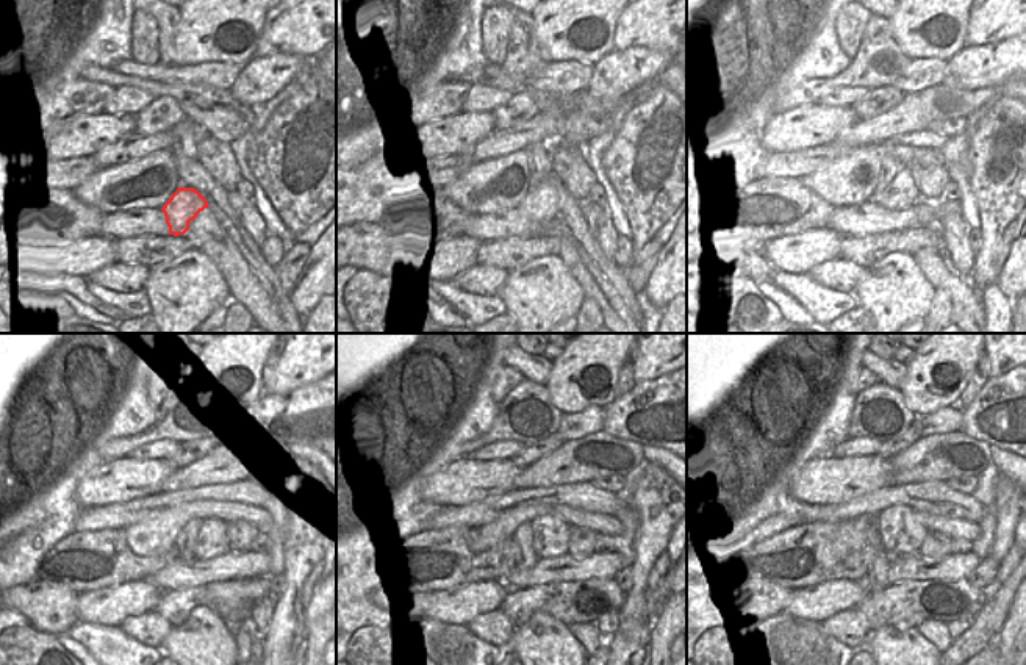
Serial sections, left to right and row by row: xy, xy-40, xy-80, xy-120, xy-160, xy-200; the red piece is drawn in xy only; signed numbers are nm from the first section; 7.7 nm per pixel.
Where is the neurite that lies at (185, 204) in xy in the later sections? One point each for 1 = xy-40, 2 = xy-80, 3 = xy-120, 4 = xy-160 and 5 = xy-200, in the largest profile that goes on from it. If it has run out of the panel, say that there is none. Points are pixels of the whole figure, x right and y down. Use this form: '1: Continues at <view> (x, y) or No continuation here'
1: Continues at xy-40 (541, 202)
2: Continues at xy-80 (896, 190)
3: Continues at xy-120 (207, 539)
4: Continues at xy-160 (551, 537)
5: Continues at xy-200 (901, 534).

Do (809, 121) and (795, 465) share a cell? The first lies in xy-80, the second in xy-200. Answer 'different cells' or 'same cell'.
different cells

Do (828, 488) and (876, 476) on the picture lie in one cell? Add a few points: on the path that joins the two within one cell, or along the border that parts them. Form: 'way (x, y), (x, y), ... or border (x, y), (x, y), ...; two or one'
way (840, 481), (864, 476); one

